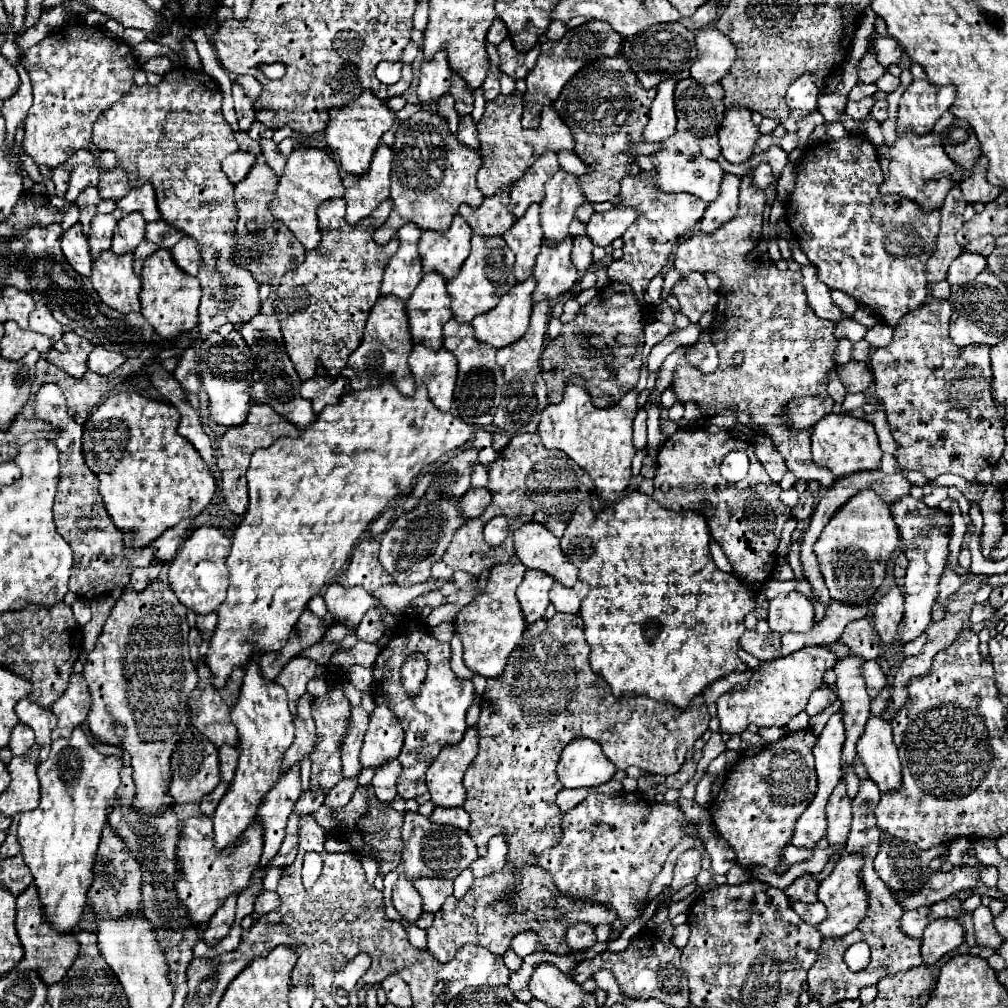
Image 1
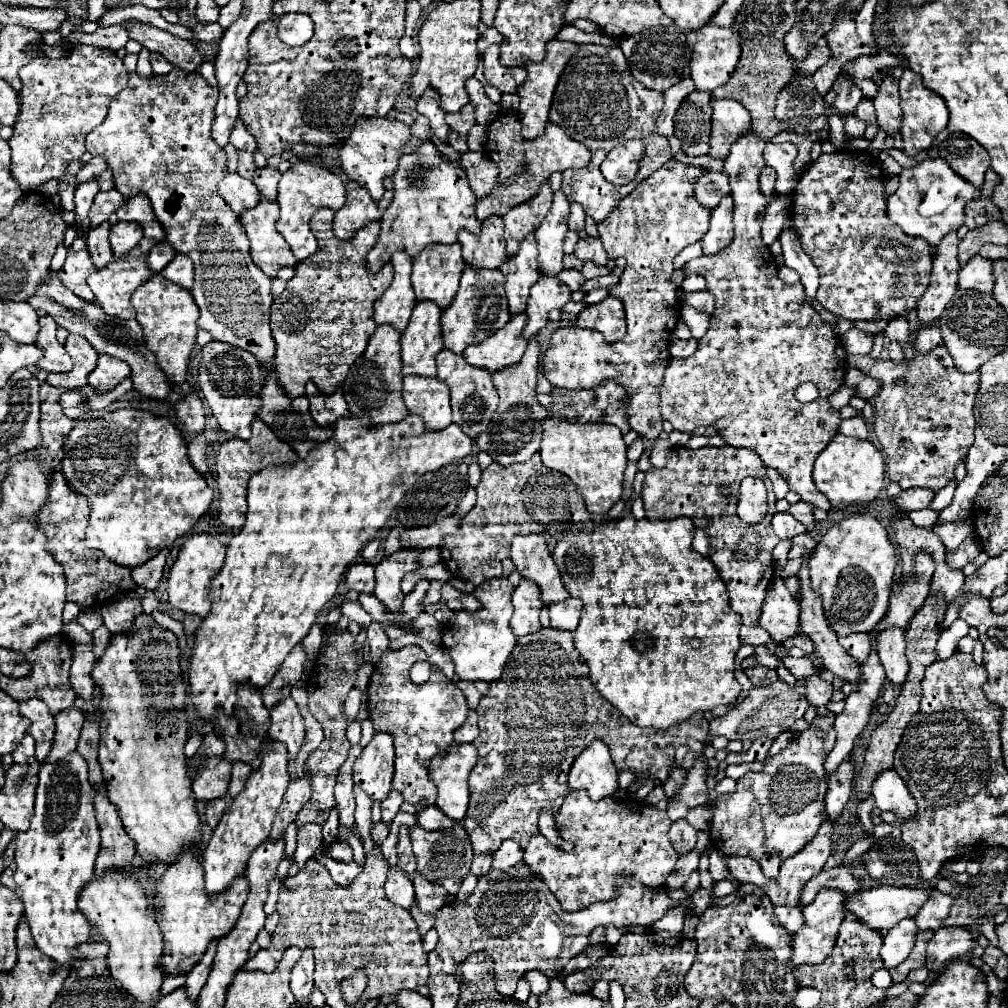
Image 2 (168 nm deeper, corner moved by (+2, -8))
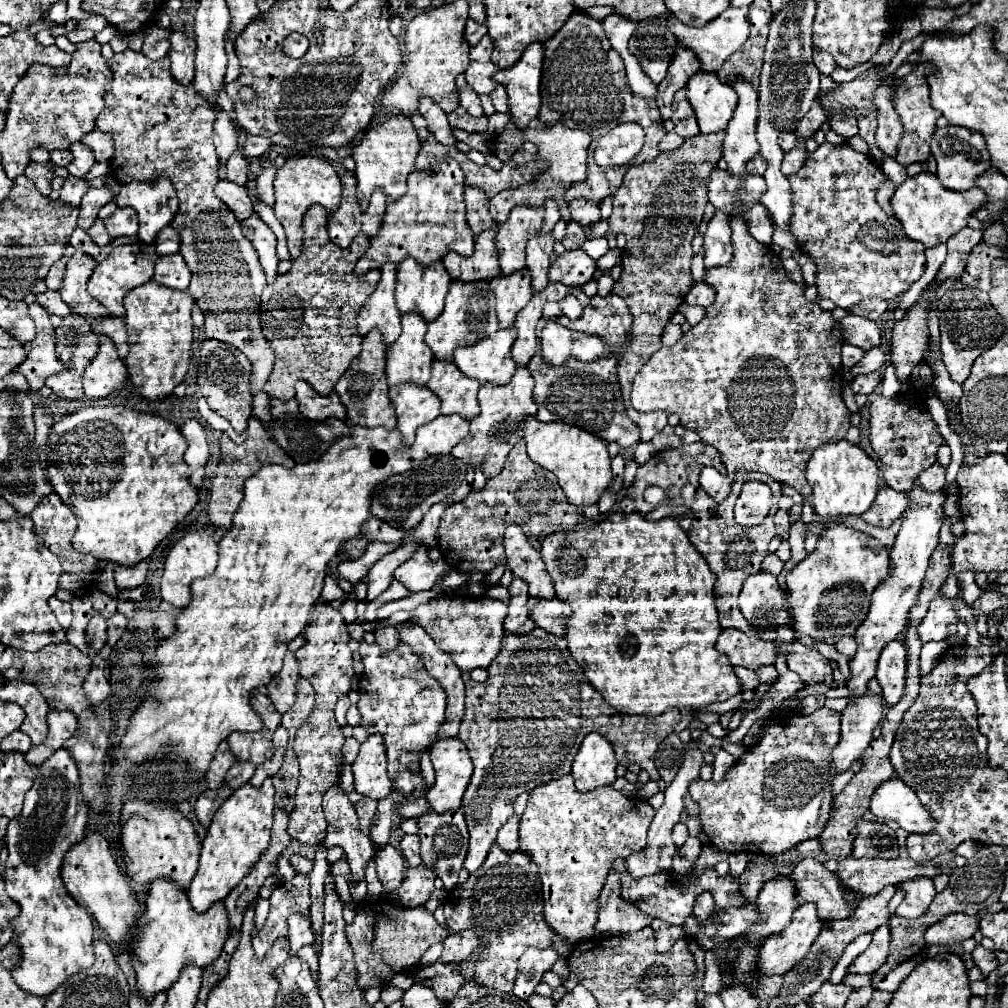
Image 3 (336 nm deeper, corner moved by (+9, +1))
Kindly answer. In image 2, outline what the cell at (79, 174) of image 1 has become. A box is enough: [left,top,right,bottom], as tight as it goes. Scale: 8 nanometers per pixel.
[78,157,108,183]

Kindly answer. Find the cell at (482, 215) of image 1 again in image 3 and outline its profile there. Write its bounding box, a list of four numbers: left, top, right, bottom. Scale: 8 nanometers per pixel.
[443,228,499,280]

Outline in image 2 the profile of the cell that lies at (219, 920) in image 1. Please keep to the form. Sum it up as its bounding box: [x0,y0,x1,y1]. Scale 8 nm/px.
[184,941,216,1001]

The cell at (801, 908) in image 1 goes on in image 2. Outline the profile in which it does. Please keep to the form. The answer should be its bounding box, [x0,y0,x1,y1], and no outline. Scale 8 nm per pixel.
[774,905,804,933]

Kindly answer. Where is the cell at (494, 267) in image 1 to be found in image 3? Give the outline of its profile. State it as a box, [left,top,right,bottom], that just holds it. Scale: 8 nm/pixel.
[425,280,499,360]

